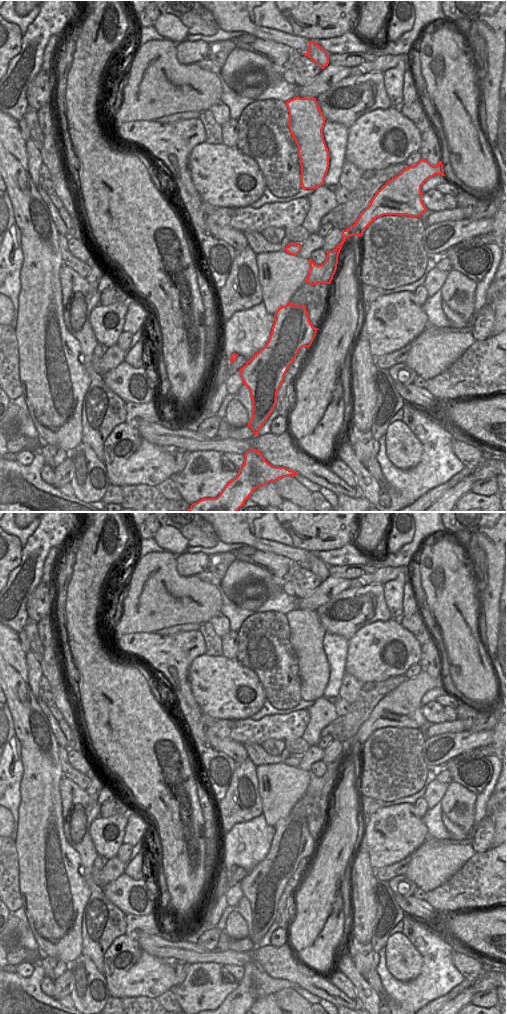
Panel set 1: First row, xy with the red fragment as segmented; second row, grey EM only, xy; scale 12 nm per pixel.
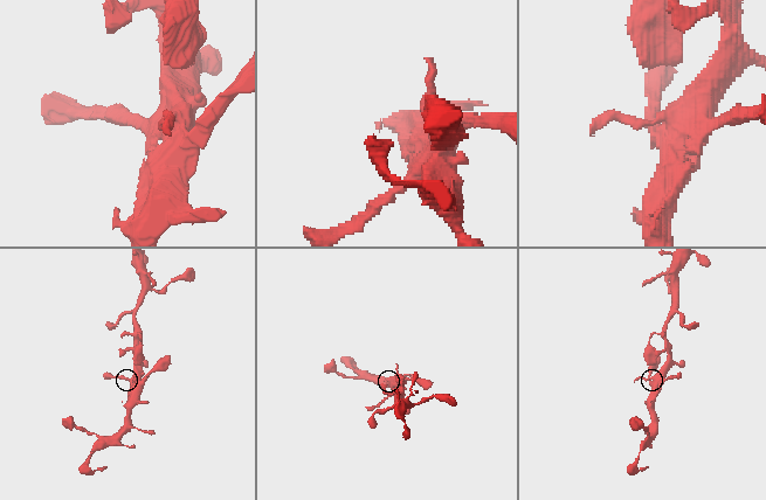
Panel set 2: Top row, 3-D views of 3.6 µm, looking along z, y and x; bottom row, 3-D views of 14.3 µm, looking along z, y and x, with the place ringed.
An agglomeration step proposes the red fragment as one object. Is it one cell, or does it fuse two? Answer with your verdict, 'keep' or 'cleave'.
cleave

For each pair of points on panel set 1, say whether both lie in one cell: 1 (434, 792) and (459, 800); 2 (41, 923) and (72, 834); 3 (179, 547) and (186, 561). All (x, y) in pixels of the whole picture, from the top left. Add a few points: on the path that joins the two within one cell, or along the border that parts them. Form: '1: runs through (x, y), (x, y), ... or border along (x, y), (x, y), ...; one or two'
1: border along (448, 784), (440, 800); two
2: border along (62, 821), (65, 839), (79, 855), (81, 864); two
3: border along (185, 551), (175, 555); two

